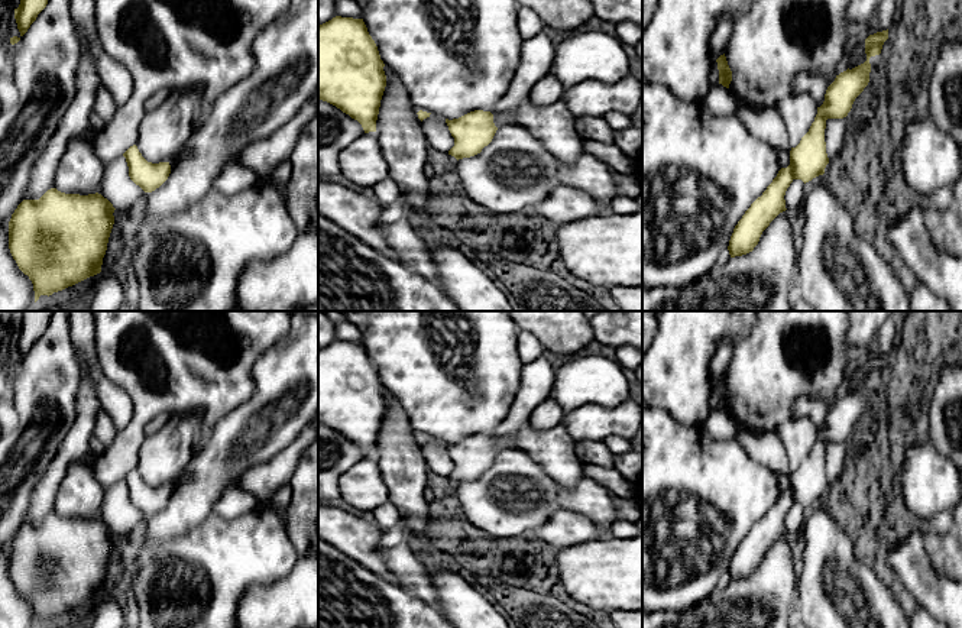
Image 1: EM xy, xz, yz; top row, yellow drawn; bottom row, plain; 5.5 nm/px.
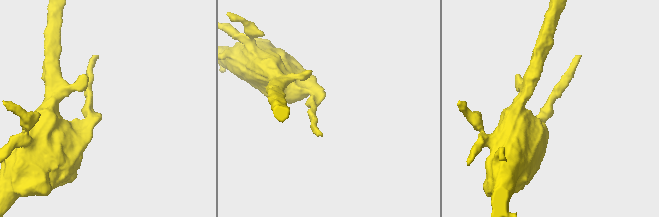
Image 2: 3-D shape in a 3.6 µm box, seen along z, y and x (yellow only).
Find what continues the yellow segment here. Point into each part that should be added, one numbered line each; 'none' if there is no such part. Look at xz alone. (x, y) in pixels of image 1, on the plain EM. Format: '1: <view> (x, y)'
1: xz (508, 442)

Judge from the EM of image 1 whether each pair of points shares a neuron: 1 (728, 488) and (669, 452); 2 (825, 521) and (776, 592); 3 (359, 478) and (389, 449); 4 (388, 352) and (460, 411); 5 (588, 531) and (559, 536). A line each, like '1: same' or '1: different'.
1: same
2: different
3: different
4: same
5: same

